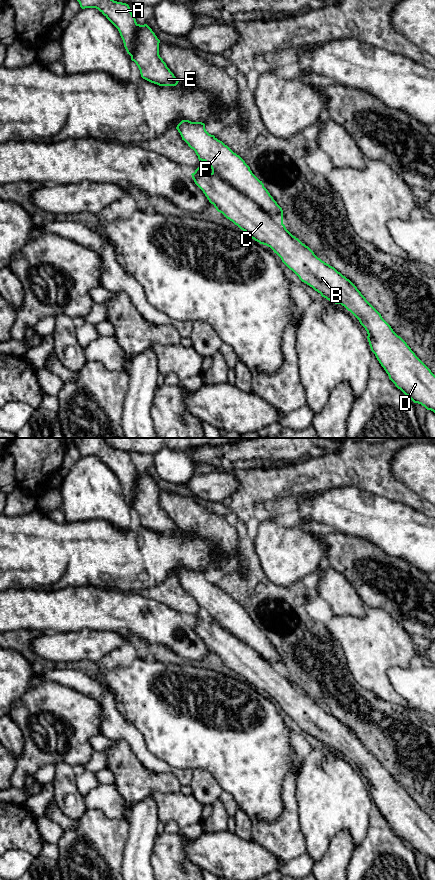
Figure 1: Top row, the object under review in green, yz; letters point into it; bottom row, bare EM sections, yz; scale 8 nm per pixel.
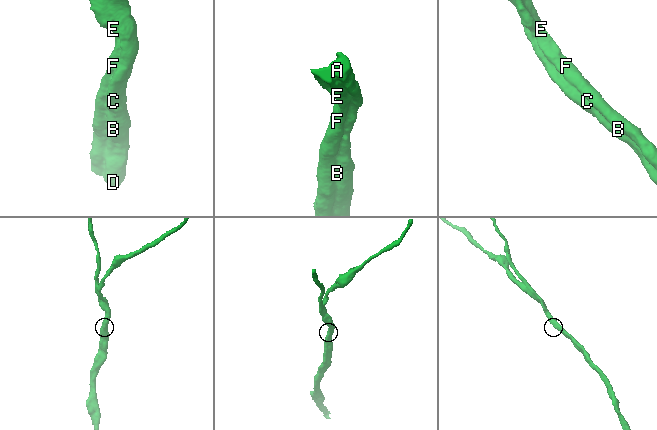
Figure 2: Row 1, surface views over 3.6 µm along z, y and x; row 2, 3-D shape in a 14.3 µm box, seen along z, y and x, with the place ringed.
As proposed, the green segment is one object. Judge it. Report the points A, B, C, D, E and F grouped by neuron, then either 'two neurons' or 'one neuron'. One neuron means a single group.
A B C D E F | one neuron

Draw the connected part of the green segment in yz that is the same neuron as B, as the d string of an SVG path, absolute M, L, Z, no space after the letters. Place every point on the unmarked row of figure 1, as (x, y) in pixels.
M182 568L176 575L180 581L182 588L193 597L198 604L199 609L205 609L212 617L210 622L203 620L198 615L192 626L195 632L203 639L207 647L214 653L216 658L222 661L227 667L232 669L241 678L245 679L255 689L270 695L282 708L282 710L292 718L299 727L312 735L321 742L322 745L335 751L341 752L350 759L367 779L367 787L371 799L375 802L377 808L384 816L389 827L408 844L414 851L421 852L427 858L435 861L435 823L431 818L415 803L407 791L398 784L391 774L382 766L381 762L366 748L357 735L334 715L318 706L314 700L298 686L293 684L283 672L283 658L270 643L268 638L250 618L250 615L236 601L234 601L227 593L218 588L214 583L209 582L202 570L191 570Z

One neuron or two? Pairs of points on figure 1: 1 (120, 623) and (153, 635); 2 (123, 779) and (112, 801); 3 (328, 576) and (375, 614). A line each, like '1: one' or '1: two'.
1: one
2: two
3: two

